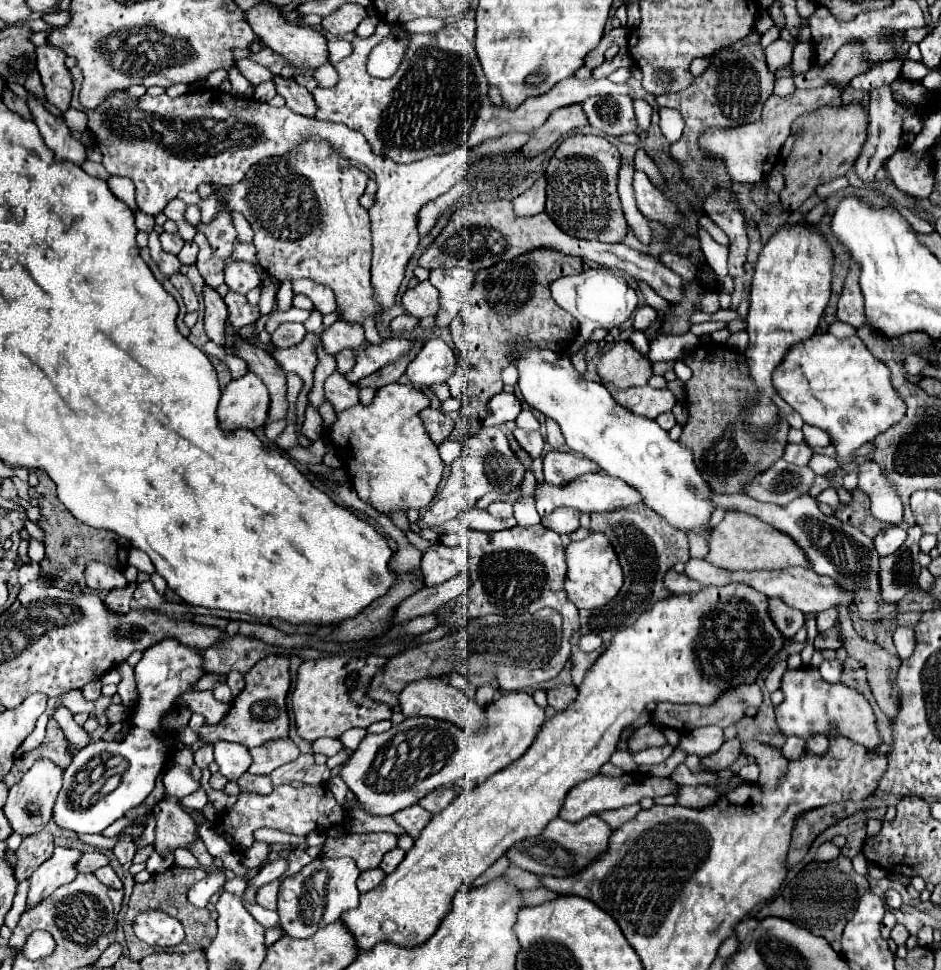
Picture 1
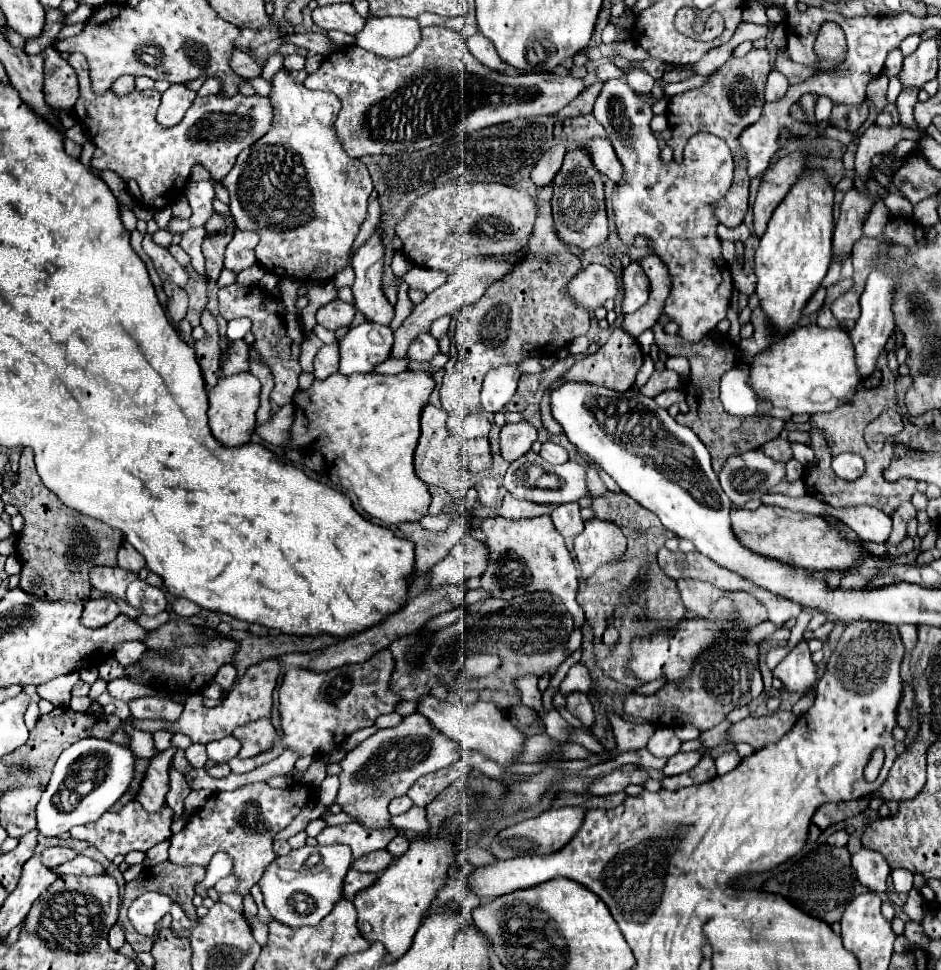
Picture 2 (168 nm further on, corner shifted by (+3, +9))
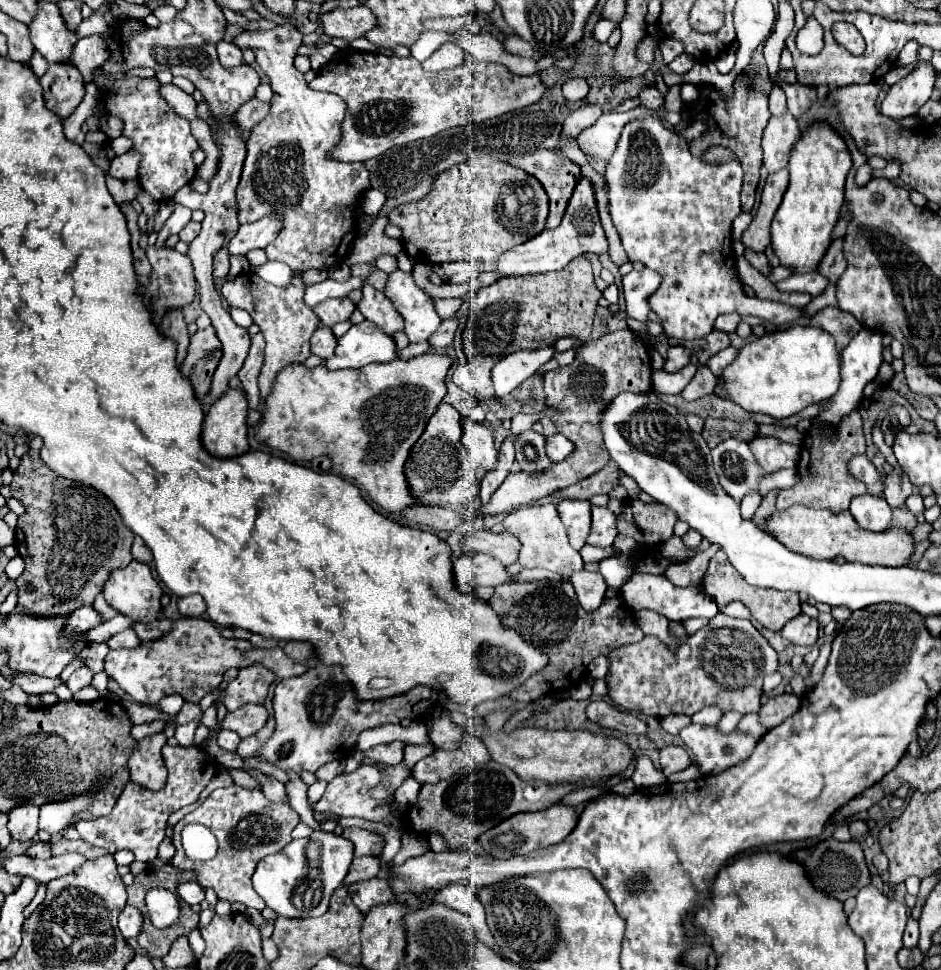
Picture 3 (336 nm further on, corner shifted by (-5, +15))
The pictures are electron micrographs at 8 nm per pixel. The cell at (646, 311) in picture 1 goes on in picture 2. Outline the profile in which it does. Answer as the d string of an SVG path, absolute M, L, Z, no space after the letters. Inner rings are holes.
M631 262L625 270L623 270L623 312L635 312L639 310L647 298L649 298L649 278L645 276L645 272L639 268L637 262Z

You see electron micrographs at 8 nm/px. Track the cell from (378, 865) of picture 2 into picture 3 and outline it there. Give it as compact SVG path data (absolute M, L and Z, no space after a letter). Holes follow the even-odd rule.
M361 856L361 858L355 858L353 864L351 864L351 870L345 878L345 884L353 884L357 880L369 880L369 878L375 878L381 870L381 862L379 858L375 856Z

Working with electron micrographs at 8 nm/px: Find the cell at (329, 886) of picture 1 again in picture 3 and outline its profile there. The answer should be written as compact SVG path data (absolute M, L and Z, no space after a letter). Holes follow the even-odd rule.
M315 830L309 838L289 842L281 852L263 858L253 874L253 888L265 904L285 918L323 916L333 890L345 880L353 862L353 842L343 836Z

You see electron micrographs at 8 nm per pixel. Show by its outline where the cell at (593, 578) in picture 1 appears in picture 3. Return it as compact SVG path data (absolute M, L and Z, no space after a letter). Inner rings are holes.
M591 508L593 514L593 526L591 534L587 538L587 544L599 546L599 548L609 548L613 546L613 540L617 536L617 526L615 526L615 514L609 512L607 508Z

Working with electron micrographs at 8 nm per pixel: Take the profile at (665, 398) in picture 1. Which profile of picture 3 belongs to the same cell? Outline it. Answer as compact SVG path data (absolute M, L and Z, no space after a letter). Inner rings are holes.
M671 346L667 360L663 364L663 370L665 372L677 372L689 364L689 358L691 358L691 352L685 346Z

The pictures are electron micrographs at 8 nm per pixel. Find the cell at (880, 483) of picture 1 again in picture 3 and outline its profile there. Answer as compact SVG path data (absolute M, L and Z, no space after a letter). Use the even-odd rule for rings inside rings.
M861 454L861 456L853 456L851 460L849 460L849 472L855 476L855 478L859 478L861 482L865 482L865 484L875 484L877 482L877 470L875 470L875 466L869 462L869 458L865 456L865 454Z

